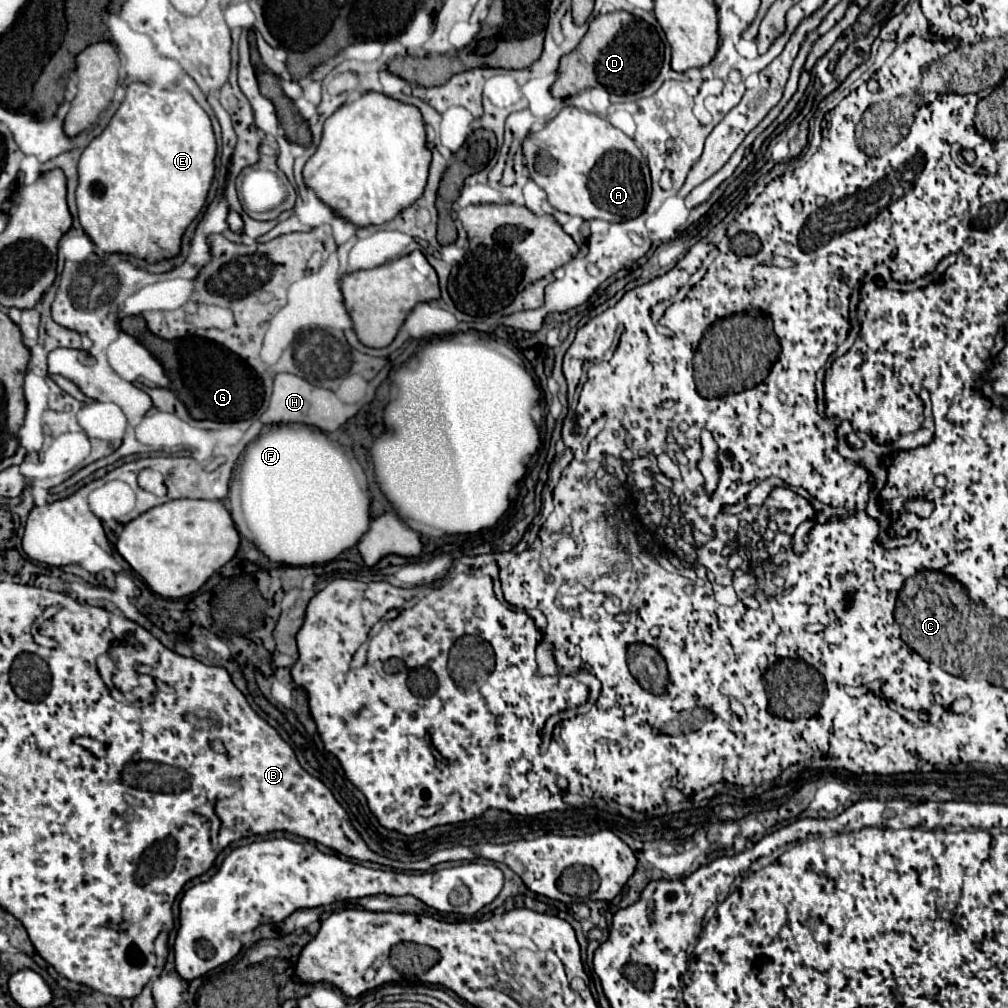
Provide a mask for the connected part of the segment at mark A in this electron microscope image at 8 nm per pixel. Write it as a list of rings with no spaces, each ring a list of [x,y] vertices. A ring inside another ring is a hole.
[[[565,107],[541,131],[527,135],[523,155],[531,179],[547,193],[557,211],[583,219],[627,221],[641,215],[647,205],[651,177],[641,149],[599,115]]]

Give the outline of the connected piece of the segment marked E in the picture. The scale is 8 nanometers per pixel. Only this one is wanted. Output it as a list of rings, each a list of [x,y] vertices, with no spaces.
[[[131,83],[107,129],[85,147],[79,159],[77,207],[83,231],[103,253],[133,255],[149,263],[179,255],[185,229],[207,201],[215,175],[216,153],[211,121],[187,91]]]

